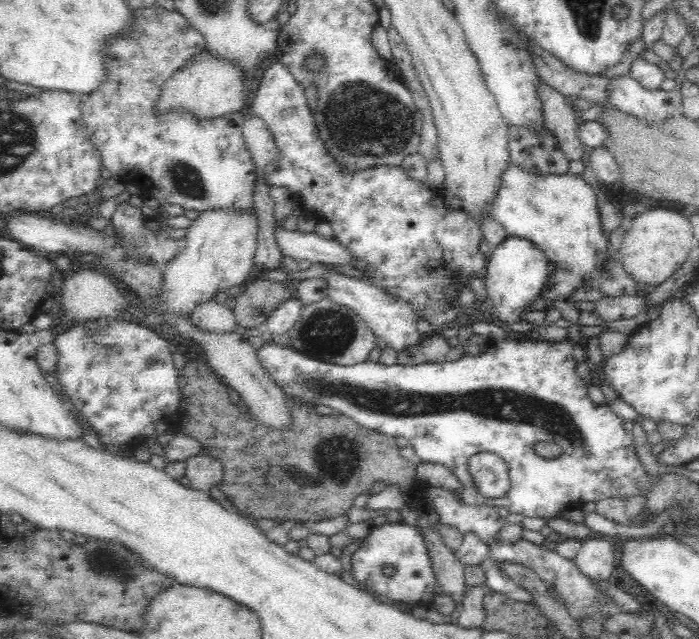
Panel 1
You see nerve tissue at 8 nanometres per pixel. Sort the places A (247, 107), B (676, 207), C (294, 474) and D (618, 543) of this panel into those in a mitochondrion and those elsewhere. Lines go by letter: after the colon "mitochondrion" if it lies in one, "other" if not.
A: other
B: other
C: other
D: other

